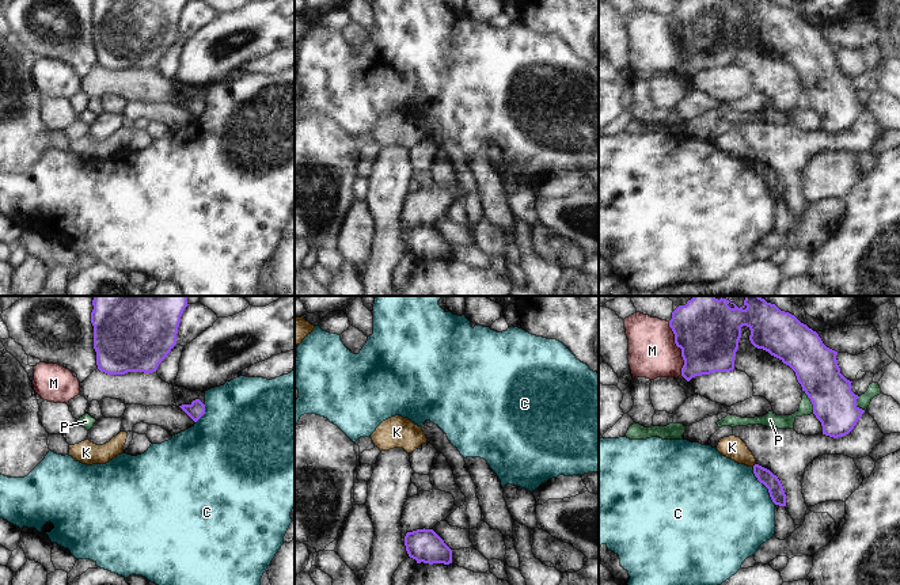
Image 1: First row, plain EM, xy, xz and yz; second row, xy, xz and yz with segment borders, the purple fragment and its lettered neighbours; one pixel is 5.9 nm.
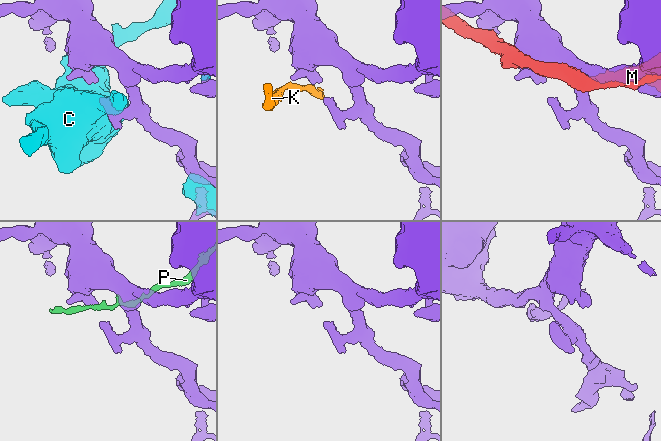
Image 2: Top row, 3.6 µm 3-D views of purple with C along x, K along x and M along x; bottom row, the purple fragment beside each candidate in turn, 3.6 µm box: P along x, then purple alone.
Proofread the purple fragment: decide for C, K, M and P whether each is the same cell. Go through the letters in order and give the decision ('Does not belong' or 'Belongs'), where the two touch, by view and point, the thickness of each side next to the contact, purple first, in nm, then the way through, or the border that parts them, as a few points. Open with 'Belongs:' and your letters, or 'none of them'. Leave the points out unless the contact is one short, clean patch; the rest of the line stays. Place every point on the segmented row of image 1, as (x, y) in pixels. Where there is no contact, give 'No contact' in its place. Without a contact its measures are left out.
Belongs: none of them
C: Does not belong. Touches purple at yz (764, 485). Thickness 90 nm (purple) against 480 nm
K: Does not belong. No contact
M: Does not belong. Touches purple at yz (680, 348). Thickness 380 nm (purple) against 280 nm
P: Does not belong. Touches purple at yz (811, 401). Thickness 260 nm (purple) against 80 nm. Boundary: yz (802, 390), (812, 405), (813, 413)

